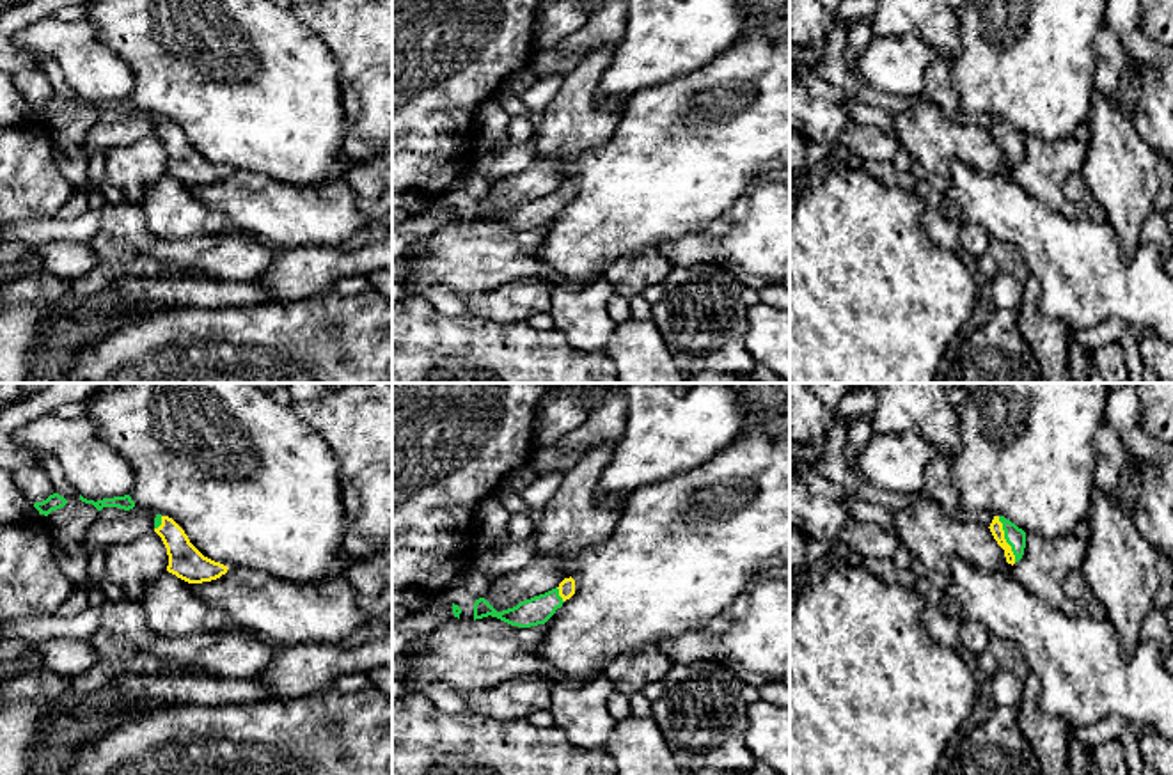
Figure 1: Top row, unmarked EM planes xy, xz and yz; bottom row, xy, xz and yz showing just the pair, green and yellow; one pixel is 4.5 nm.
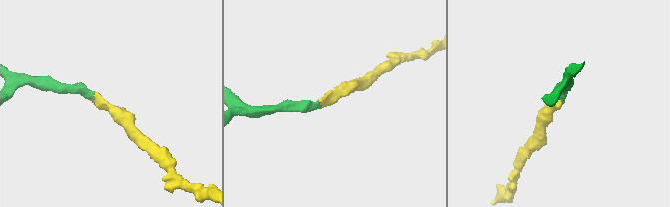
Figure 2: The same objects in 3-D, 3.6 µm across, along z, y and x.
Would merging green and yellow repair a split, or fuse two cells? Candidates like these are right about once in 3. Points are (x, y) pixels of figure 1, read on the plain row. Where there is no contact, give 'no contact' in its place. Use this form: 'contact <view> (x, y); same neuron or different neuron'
contact yz (1005, 140); same neuron

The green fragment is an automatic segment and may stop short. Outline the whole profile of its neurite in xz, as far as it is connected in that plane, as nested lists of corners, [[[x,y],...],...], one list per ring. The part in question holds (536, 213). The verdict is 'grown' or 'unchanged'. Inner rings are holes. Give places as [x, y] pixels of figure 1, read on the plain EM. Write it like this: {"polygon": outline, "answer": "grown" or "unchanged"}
{"polygon": [[[570,179],[564,181],[555,192],[520,204],[516,209],[502,215],[497,215],[484,200],[479,200],[474,206],[474,223],[492,218],[518,231],[545,227],[573,197],[575,183]]], "answer": "grown"}

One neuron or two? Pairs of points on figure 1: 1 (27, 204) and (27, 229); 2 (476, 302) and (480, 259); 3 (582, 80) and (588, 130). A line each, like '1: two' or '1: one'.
1: two
2: two
3: one

